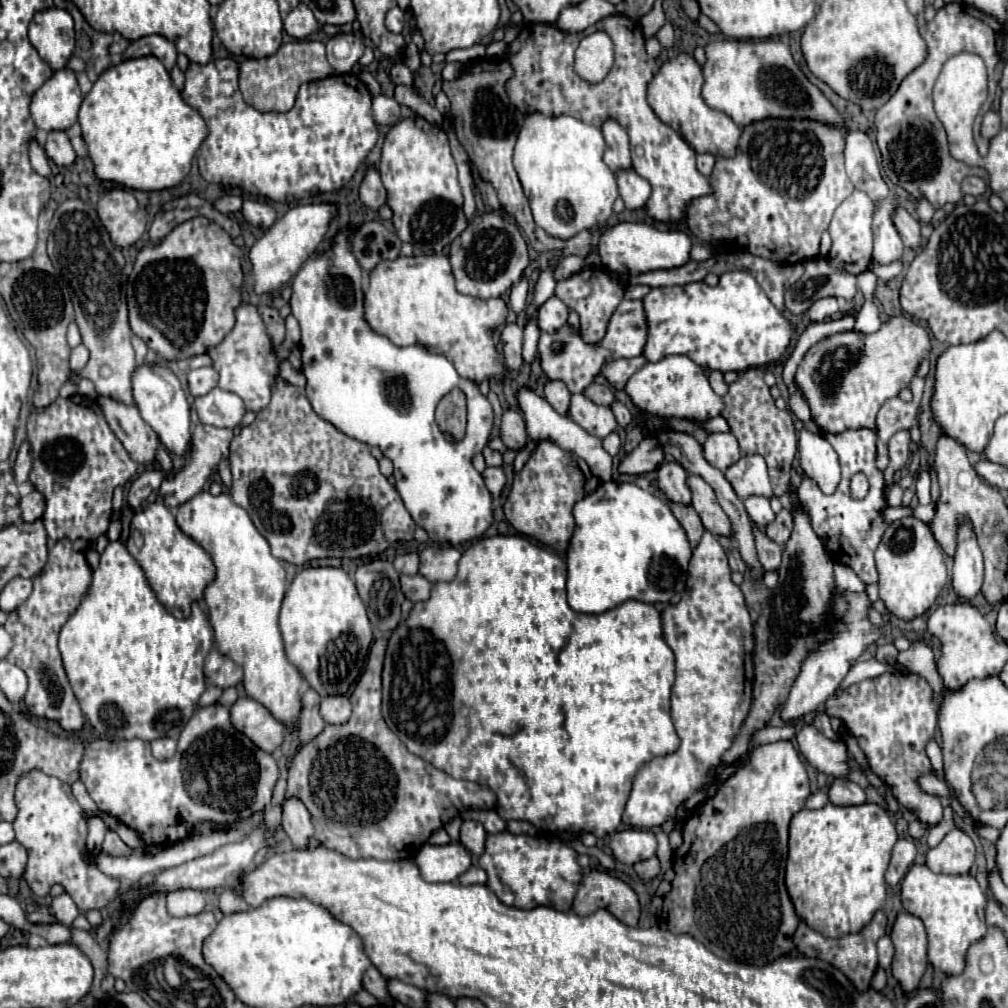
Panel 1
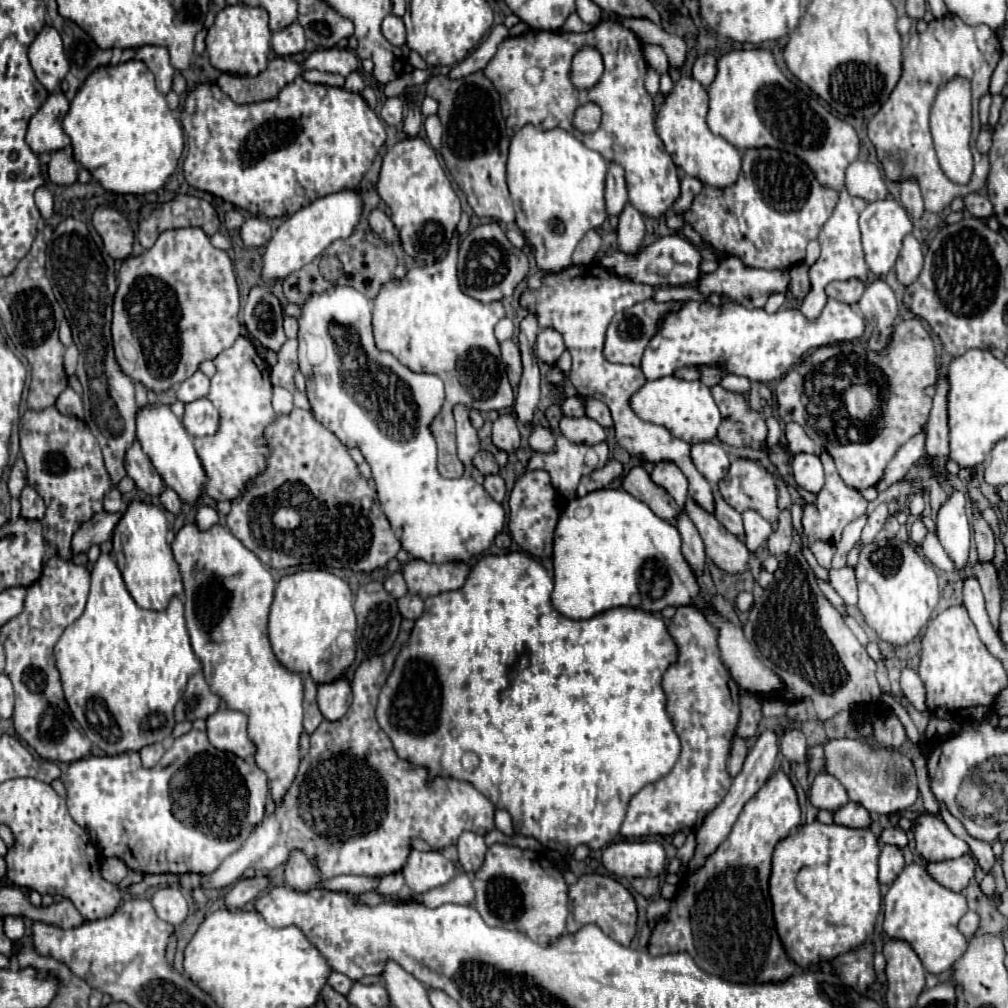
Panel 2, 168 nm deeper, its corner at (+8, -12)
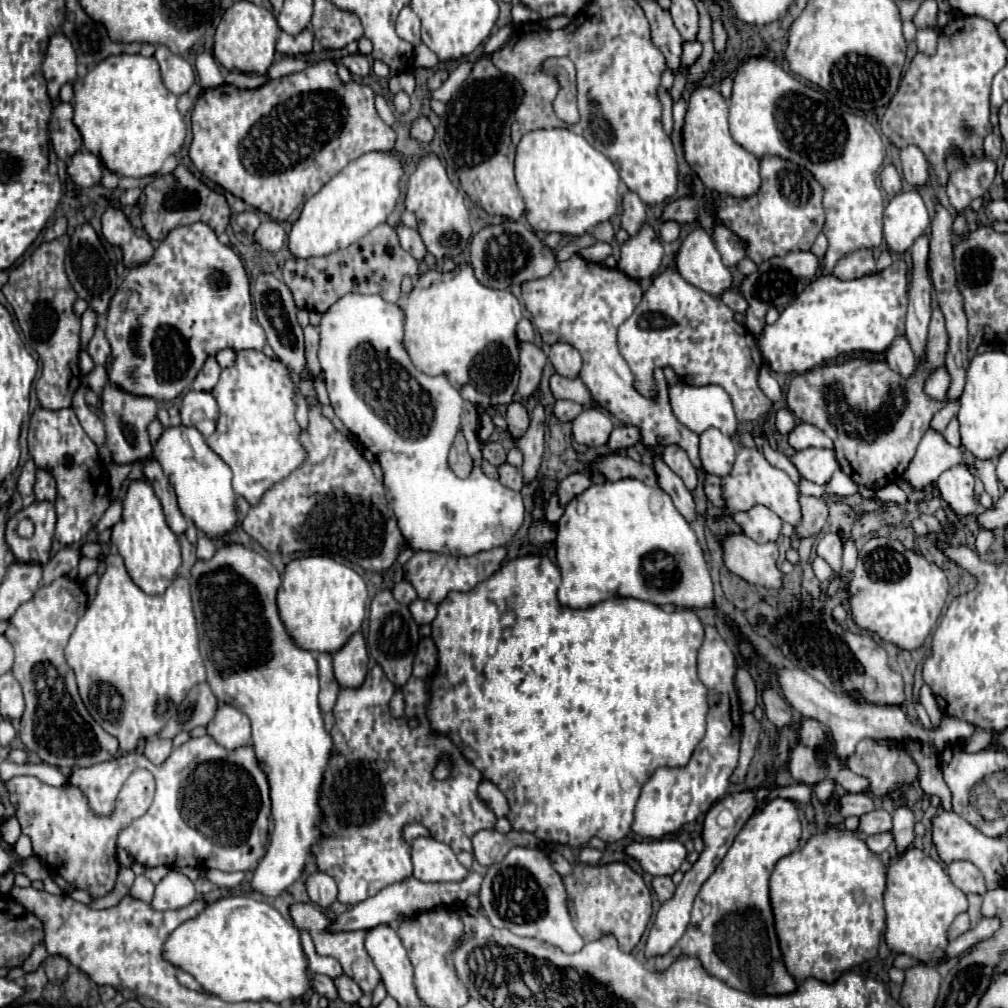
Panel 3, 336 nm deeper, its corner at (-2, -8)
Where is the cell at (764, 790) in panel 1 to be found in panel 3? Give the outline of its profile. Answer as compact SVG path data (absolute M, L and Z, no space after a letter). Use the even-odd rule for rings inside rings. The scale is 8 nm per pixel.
M776 798L762 812L754 814L736 836L716 872L702 884L692 920L680 942L660 958L654 958L654 970L664 972L674 960L694 956L704 970L724 984L756 996L790 994L796 990L796 980L786 972L778 938L774 930L774 916L768 896L768 878L774 864L792 854L800 842L798 810L790 800Z

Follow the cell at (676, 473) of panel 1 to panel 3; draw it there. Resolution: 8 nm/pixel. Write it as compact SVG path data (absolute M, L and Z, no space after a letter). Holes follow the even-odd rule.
M666 446L664 452L662 452L662 458L670 466L670 470L676 472L684 480L688 490L696 488L696 482L698 482L696 468L688 460L688 454L684 450L680 450L680 446Z

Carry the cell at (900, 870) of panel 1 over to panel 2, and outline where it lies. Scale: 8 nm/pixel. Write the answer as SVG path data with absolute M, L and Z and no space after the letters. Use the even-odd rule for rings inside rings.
M882 846L880 854L880 884L892 884L904 870L904 856L898 846Z

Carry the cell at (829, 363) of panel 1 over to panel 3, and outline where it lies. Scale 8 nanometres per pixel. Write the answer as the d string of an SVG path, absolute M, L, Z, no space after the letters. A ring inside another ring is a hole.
M934 310L932 322L930 322L930 332L928 332L926 356L918 362L916 374L910 378L910 382L904 380L894 370L890 370L886 362L870 362L866 358L848 360L842 364L832 362L832 364L808 370L804 374L798 374L790 382L790 388L786 394L788 408L792 410L792 414L798 420L818 426L834 442L836 460L838 460L842 472L846 472L858 486L866 486L872 490L882 488L882 486L894 482L896 476L900 478L904 474L910 460L914 458L920 438L924 436L924 432L930 426L932 416L942 408L942 402L934 402L924 394L924 380L928 378L926 372L934 370L938 366L944 366L946 350L948 350L948 332L946 332L944 314L942 314L942 310Z

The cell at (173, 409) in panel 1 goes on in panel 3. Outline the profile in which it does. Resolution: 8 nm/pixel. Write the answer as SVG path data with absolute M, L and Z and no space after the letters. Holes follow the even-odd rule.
M164 428L158 444L154 446L154 458L160 462L164 474L176 490L180 510L184 510L184 516L192 520L200 532L208 538L220 538L236 528L238 496L232 490L232 470L216 452L208 448L204 436L196 428Z

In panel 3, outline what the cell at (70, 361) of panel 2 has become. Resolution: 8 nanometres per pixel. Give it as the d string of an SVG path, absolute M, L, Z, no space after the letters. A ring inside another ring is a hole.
M86 310L82 314L82 332L80 332L80 338L82 338L82 348L86 346L86 342L92 338L94 334L94 328L96 328L96 314L92 314L92 310Z

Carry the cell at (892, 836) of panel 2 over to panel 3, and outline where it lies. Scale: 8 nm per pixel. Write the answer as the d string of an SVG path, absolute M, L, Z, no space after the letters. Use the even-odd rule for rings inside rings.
M884 832L884 834L876 834L876 836L866 836L864 842L868 844L868 848L874 854L882 854L892 844L892 834L890 832Z

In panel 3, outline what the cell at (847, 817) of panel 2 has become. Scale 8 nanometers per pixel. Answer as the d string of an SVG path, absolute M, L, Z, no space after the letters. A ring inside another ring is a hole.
M878 808L874 812L868 812L860 818L860 828L858 828L862 834L870 836L870 834L882 834L882 832L890 832L892 830L892 816Z

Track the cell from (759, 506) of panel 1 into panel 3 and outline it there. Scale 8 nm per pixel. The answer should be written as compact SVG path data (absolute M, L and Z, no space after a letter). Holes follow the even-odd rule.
M752 506L746 514L738 512L734 514L734 520L746 536L760 544L776 542L782 530L782 518L778 514L772 514L772 510L766 506Z

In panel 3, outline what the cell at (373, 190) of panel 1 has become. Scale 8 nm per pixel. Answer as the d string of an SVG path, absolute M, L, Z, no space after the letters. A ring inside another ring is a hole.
M398 226L398 238L400 238L400 244L406 252L410 252L416 260L424 260L426 258L426 246L420 238L420 234L408 226Z

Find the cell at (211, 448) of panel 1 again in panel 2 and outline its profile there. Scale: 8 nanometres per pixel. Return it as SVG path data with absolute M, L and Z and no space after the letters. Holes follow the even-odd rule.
M238 336L230 348L222 350L214 358L214 366L216 374L212 376L208 400L220 410L220 428L214 436L194 438L194 448L208 474L204 494L214 500L234 500L244 490L246 482L266 466L268 446L262 440L262 432L276 416L270 404L270 366L244 336Z

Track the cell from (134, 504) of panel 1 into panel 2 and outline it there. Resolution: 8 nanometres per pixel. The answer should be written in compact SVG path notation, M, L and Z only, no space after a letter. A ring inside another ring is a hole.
M110 512L94 514L94 518L90 522L84 522L80 526L80 530L74 534L72 552L74 554L76 552L86 552L92 544L106 542L112 536L120 518L122 518L122 512L118 512L118 514L110 514Z

